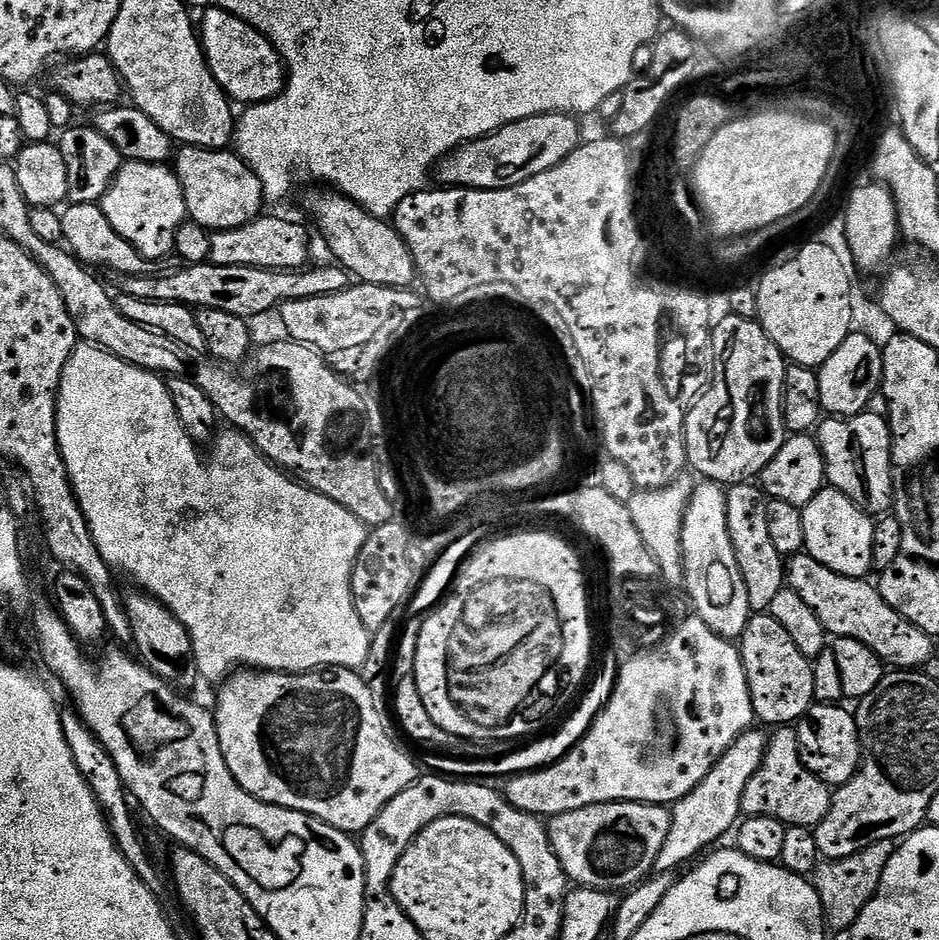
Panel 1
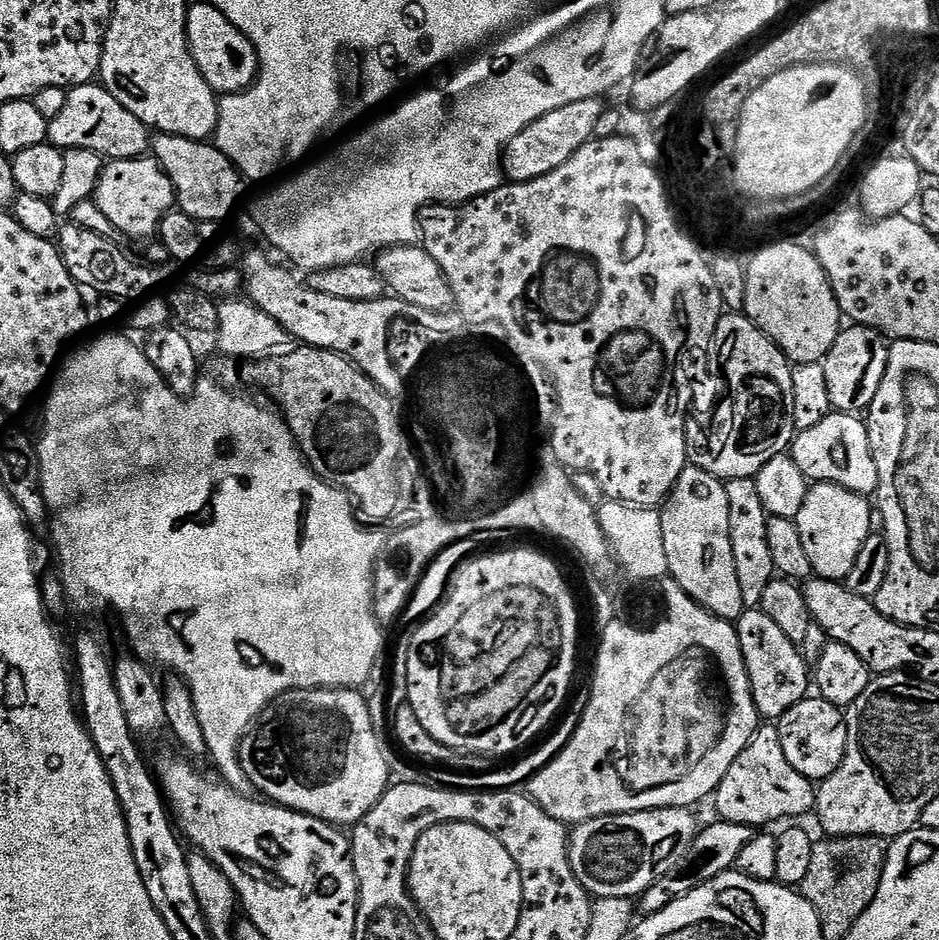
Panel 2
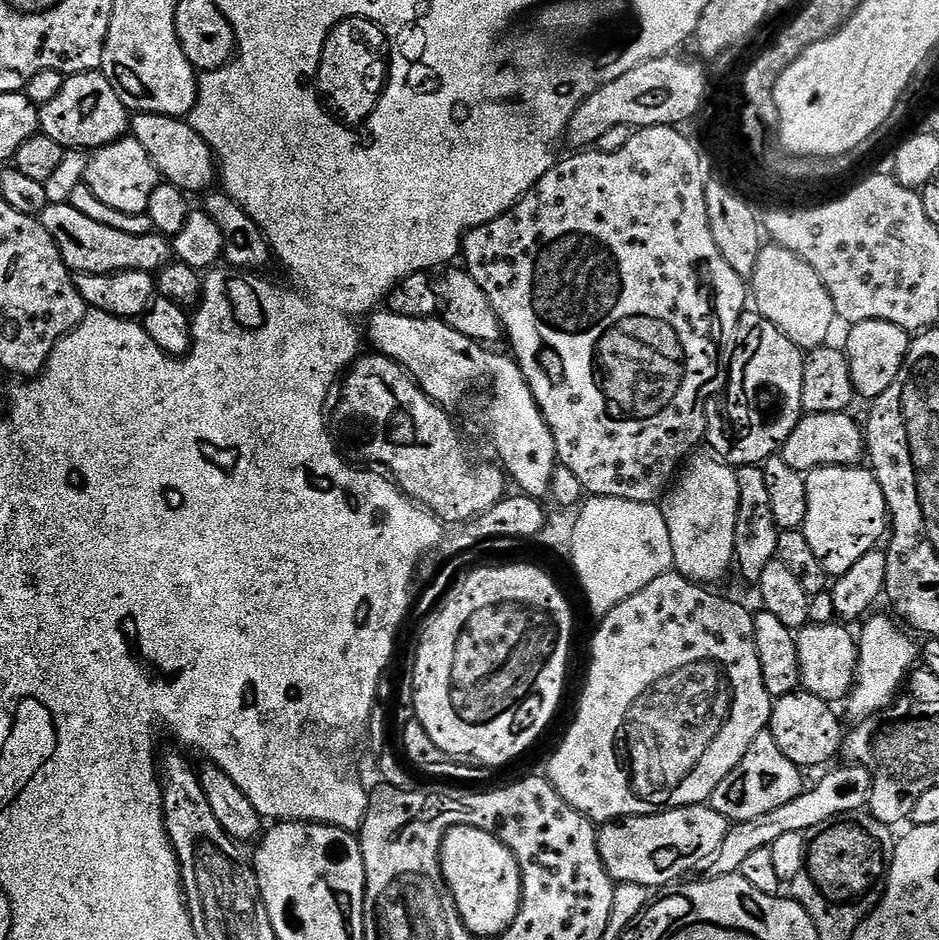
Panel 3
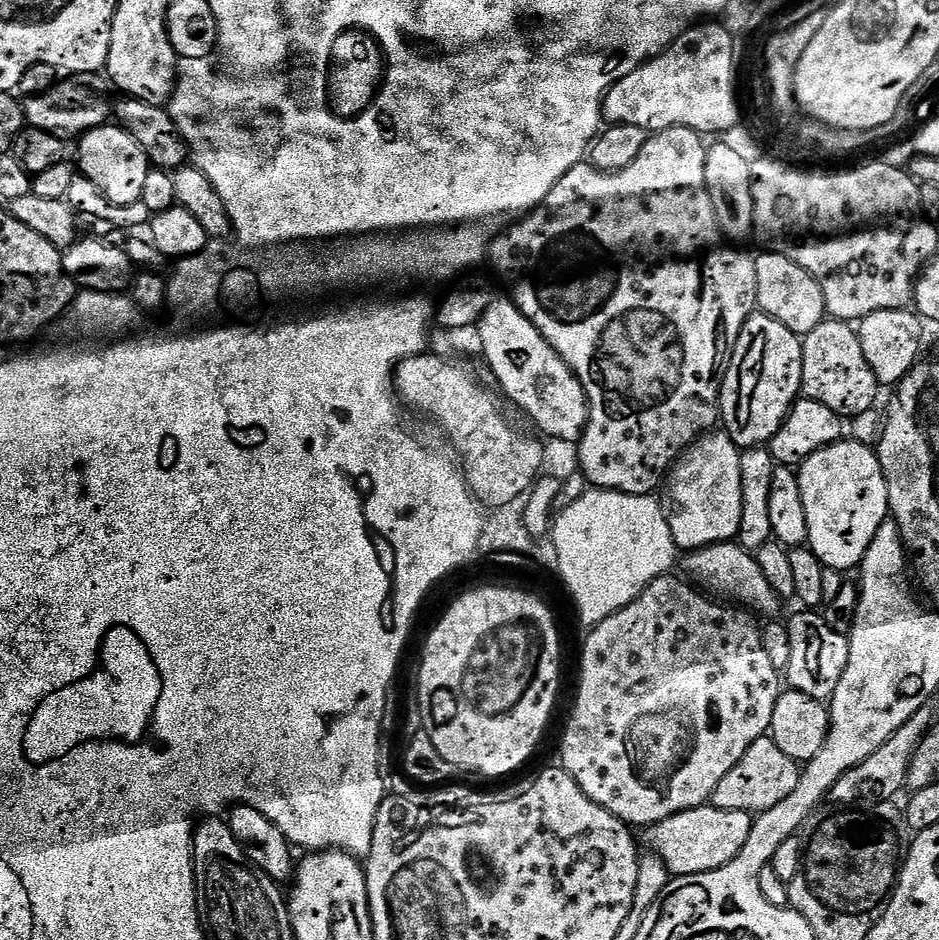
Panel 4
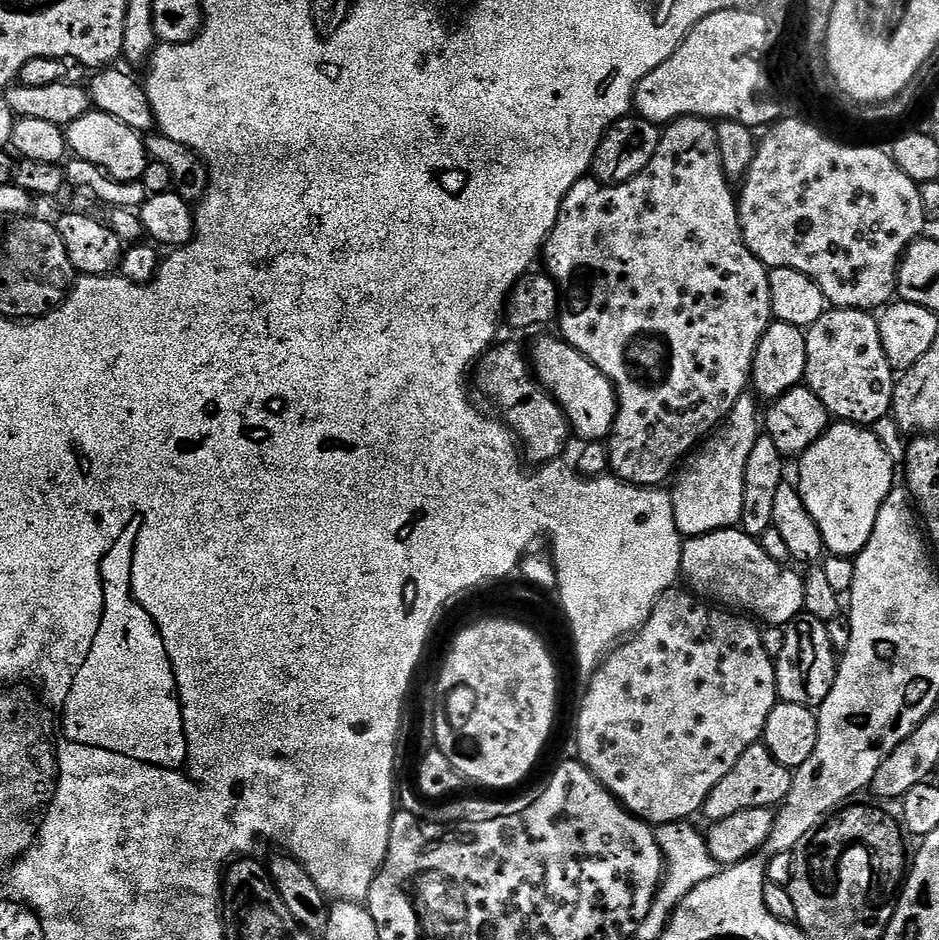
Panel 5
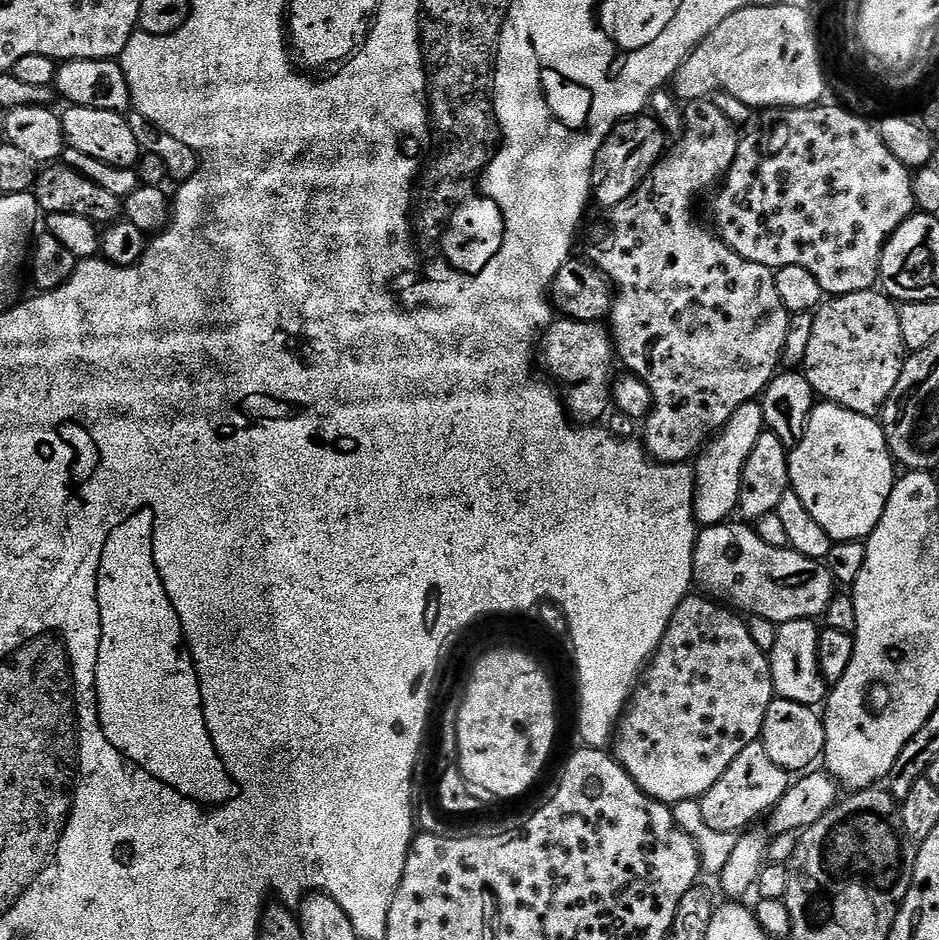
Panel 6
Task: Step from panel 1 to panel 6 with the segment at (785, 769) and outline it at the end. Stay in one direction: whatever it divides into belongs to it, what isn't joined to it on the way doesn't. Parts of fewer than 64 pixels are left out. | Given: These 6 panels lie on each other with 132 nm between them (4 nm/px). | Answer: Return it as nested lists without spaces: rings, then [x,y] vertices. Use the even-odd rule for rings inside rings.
[[[763,743],[751,744],[746,746],[746,750],[742,750],[742,754],[738,754],[738,758],[734,758],[734,762],[730,762],[726,774],[722,774],[722,778],[718,778],[714,786],[710,786],[708,793],[700,797],[702,818],[706,826],[710,826],[710,830],[725,834],[743,833],[749,826],[755,825],[752,823],[763,812],[764,815],[771,813],[789,787],[789,773],[770,762],[770,754],[766,754]]]

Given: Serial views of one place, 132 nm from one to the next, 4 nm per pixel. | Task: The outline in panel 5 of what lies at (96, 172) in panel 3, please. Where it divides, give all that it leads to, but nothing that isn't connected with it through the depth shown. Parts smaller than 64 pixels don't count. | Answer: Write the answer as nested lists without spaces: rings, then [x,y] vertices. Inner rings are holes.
[[[90,110],[73,124],[67,125],[66,135],[69,153],[75,159],[90,162],[122,182],[143,181],[150,161],[148,146],[145,137],[126,126],[126,122],[99,110]]]

